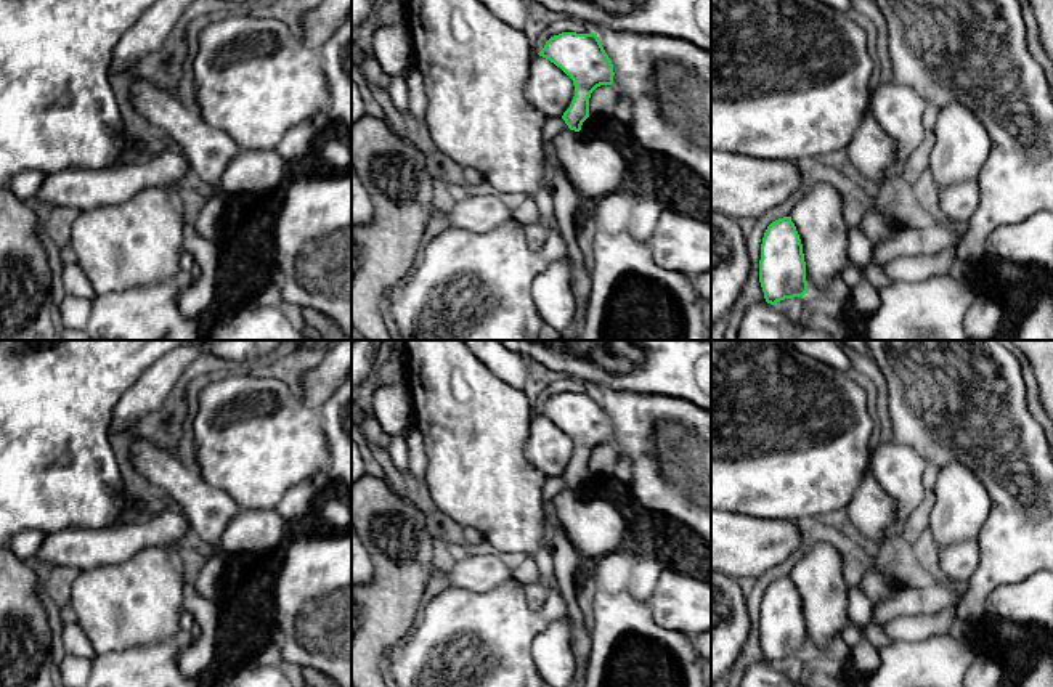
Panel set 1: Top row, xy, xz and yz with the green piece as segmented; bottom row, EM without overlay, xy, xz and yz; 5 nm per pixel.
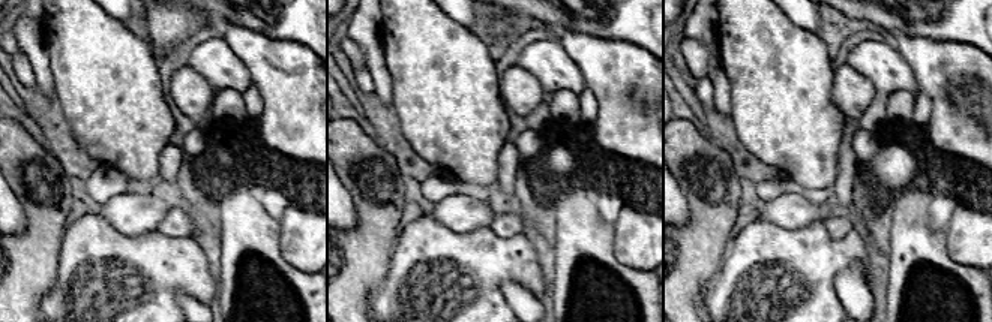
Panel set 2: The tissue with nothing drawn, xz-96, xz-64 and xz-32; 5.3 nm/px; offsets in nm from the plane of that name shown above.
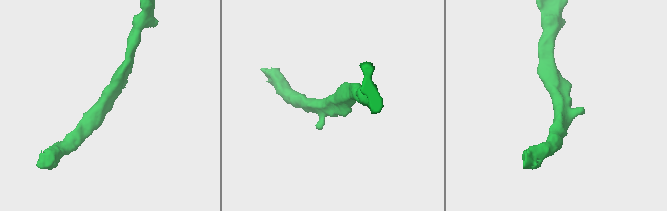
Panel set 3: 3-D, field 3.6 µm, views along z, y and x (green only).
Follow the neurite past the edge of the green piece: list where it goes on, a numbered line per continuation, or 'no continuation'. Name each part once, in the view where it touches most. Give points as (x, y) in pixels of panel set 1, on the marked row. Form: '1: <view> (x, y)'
no continuation

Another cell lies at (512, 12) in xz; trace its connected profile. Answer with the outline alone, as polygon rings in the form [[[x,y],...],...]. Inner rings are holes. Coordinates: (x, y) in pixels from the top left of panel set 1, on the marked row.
[[[480,0],[496,18],[518,30],[533,32],[531,18],[523,0]]]

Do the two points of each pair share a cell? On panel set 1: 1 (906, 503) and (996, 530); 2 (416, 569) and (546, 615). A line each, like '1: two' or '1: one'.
1: two
2: two

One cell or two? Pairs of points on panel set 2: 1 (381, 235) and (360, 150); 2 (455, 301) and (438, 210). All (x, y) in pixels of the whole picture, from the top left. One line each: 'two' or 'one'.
1: one
2: two

